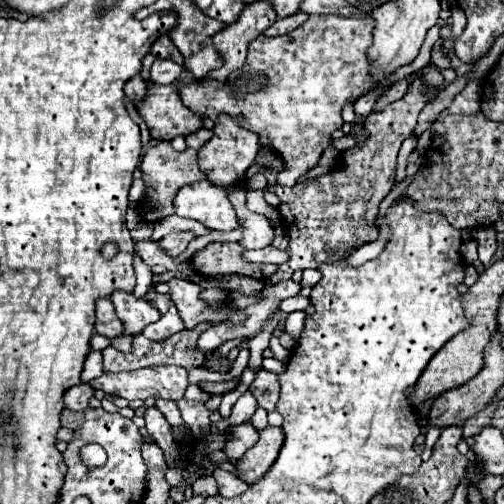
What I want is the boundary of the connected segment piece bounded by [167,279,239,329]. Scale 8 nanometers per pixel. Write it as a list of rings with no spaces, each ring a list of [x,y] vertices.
[[[171,279],[167,285],[171,287],[171,299],[185,321],[185,329],[193,329],[199,323],[223,323],[239,313],[239,307],[231,301],[225,301],[223,305],[207,305],[199,297],[203,289],[187,279]]]

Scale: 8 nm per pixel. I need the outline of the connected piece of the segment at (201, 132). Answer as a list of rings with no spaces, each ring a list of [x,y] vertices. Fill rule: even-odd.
[[[197,129],[195,133],[191,133],[191,135],[187,135],[185,137],[185,141],[187,141],[187,147],[191,147],[191,149],[195,149],[195,151],[199,151],[209,139],[213,137],[213,131],[209,131],[209,129]]]

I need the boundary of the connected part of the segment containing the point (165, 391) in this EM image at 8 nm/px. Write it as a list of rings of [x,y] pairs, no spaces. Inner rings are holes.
[[[155,365],[131,373],[103,373],[91,381],[91,387],[127,401],[145,401],[149,397],[177,401],[183,397],[187,385],[187,369],[177,365]]]

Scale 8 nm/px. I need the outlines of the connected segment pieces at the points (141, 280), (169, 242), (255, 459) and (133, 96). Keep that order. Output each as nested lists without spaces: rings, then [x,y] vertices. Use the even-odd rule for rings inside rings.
[[[135,255],[135,273],[137,273],[137,285],[133,289],[133,295],[141,299],[149,289],[151,289],[151,269]]]
[[[185,231],[185,233],[171,233],[171,235],[165,235],[161,241],[157,241],[157,245],[167,253],[167,255],[171,255],[171,257],[177,257],[179,253],[183,253],[185,251],[185,247],[189,245],[189,241],[193,239],[195,235],[191,235],[189,231]]]
[[[281,427],[263,429],[259,433],[259,441],[237,461],[237,469],[241,473],[237,477],[241,481],[245,481],[247,485],[259,481],[269,471],[273,461],[277,459],[283,439],[285,439],[285,435],[283,435]]]
[[[135,75],[133,79],[129,79],[125,83],[125,95],[131,99],[131,101],[137,101],[139,97],[143,97],[147,93],[147,83],[141,75]]]

